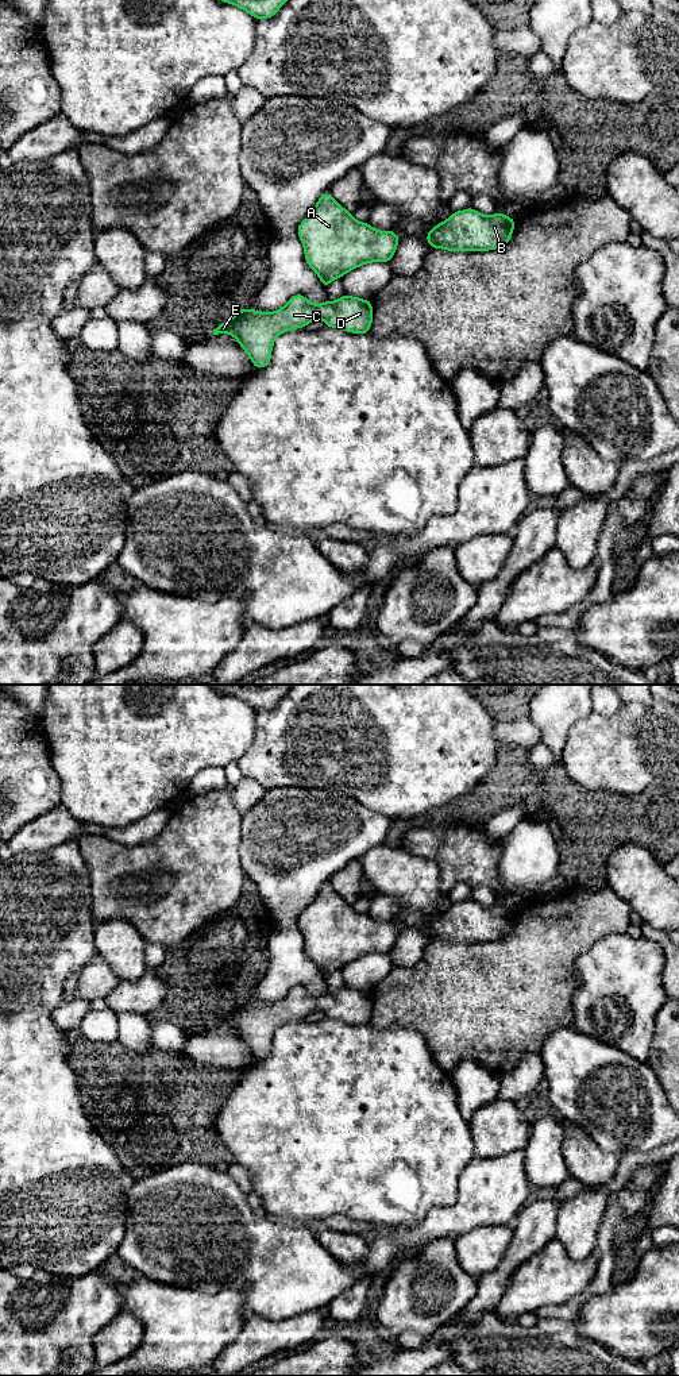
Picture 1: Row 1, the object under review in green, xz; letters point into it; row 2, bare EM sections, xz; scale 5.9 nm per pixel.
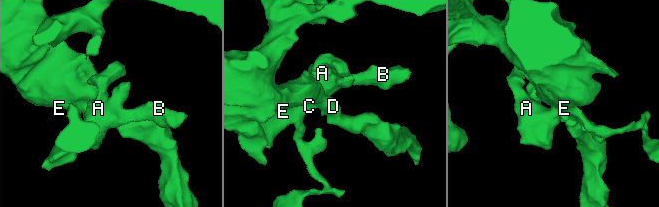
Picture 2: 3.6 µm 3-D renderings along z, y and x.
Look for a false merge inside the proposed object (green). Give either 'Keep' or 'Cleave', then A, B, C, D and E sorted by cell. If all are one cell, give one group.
Keep. Groups: A B C D E

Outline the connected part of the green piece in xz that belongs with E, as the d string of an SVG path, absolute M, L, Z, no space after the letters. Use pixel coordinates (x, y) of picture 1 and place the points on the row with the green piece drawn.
M294 294L275 312L240 309L213 329L213 335L231 334L250 356L254 367L263 369L271 361L273 344L278 335L289 329L304 328L317 319L323 319L331 328L369 334L373 323L373 305L370 300L347 294L323 304L312 304L305 296Z

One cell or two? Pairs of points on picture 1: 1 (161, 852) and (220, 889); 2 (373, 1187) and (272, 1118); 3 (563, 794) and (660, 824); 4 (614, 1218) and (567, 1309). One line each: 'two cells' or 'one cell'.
1: one cell
2: one cell
3: one cell
4: one cell

